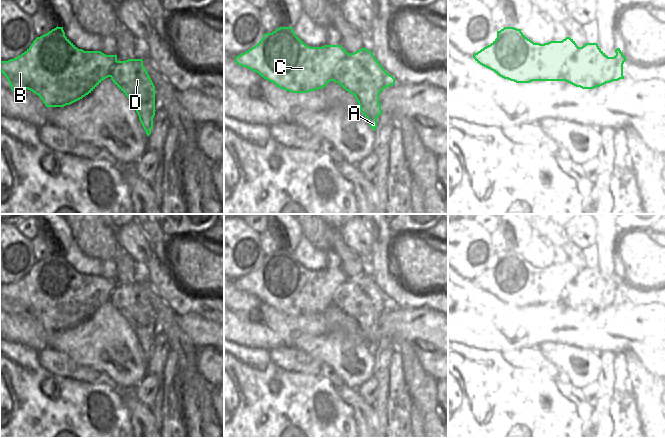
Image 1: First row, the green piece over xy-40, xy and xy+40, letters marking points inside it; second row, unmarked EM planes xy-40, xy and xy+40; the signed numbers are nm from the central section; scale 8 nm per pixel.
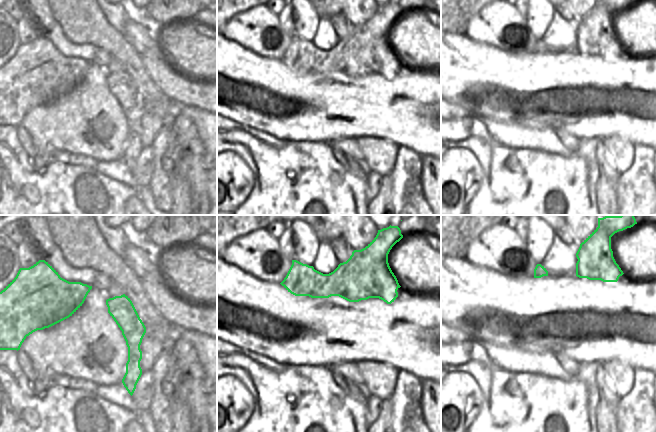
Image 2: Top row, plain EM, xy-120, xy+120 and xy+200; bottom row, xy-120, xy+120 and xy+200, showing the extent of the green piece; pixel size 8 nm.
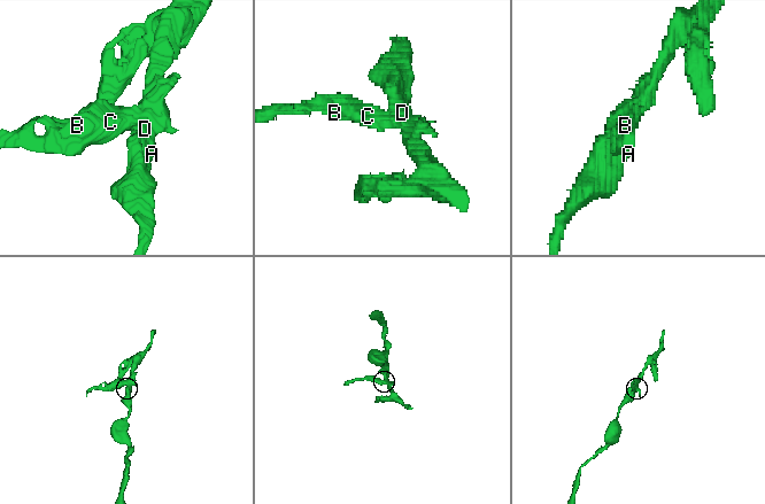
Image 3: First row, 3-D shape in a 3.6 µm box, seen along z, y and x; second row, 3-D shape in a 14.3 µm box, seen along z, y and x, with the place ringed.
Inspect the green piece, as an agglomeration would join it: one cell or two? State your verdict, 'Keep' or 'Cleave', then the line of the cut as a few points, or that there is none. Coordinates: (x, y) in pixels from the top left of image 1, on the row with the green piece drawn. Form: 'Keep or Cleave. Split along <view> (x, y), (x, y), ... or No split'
Cleave. Split along xy+40 (579, 47), (563, 70), (562, 80).

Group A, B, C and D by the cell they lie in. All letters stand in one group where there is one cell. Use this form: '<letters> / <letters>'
A D / B C

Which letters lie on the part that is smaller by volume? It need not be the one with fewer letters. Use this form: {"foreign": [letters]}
{"foreign": ["B", "C"]}

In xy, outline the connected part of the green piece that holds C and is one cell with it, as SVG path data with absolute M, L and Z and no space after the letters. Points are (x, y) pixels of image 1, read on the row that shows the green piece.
M280 27L266 33L251 49L235 57L235 62L258 73L280 89L292 93L308 93L335 81L335 72L348 53L341 45L310 47L294 32L293 27Z

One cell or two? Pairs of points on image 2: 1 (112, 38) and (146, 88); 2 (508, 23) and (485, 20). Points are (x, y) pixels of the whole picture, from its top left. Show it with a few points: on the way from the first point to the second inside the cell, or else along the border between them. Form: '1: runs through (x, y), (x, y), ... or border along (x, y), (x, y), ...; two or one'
1: runs through (121, 50), (137, 68), (140, 76); one
2: runs through (502, 23), (491, 23); one

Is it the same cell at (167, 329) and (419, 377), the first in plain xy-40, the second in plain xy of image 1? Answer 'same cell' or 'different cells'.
same cell

